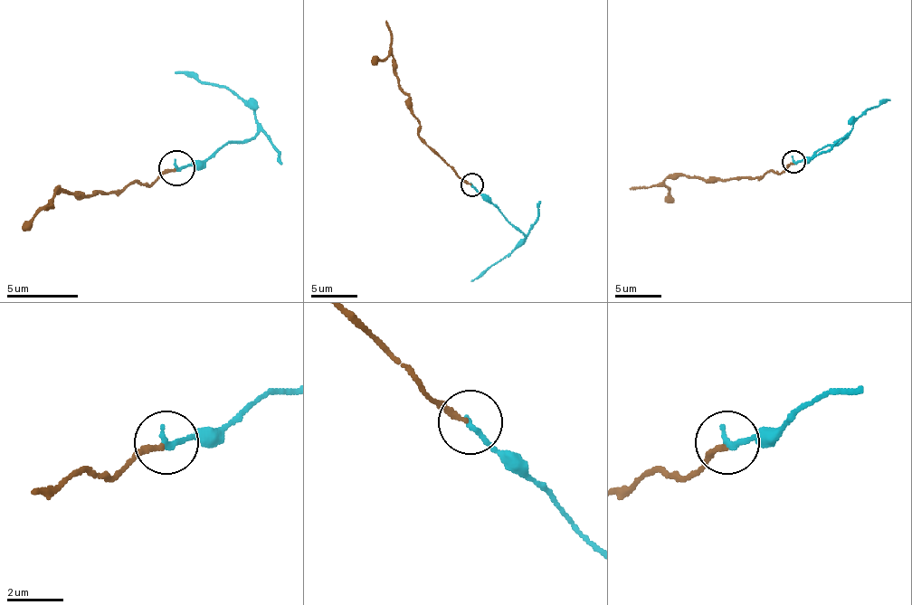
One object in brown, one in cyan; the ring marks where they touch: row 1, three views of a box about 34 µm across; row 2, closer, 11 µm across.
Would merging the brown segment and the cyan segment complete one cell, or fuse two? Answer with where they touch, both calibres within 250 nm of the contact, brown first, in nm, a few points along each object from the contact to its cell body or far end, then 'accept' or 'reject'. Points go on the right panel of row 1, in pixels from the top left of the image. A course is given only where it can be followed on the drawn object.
place (793, 162); calibres 180 and 200 nm; course brown (794, 162), (783, 172), (744, 178), (667, 176), (655, 185), (630, 190); course cyan (794, 162), (808, 160), (845, 137), (861, 116), (889, 99); reject

